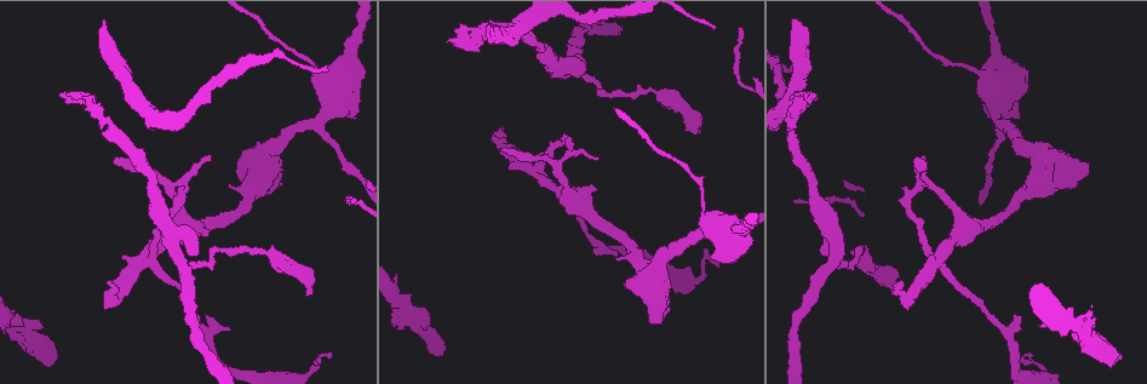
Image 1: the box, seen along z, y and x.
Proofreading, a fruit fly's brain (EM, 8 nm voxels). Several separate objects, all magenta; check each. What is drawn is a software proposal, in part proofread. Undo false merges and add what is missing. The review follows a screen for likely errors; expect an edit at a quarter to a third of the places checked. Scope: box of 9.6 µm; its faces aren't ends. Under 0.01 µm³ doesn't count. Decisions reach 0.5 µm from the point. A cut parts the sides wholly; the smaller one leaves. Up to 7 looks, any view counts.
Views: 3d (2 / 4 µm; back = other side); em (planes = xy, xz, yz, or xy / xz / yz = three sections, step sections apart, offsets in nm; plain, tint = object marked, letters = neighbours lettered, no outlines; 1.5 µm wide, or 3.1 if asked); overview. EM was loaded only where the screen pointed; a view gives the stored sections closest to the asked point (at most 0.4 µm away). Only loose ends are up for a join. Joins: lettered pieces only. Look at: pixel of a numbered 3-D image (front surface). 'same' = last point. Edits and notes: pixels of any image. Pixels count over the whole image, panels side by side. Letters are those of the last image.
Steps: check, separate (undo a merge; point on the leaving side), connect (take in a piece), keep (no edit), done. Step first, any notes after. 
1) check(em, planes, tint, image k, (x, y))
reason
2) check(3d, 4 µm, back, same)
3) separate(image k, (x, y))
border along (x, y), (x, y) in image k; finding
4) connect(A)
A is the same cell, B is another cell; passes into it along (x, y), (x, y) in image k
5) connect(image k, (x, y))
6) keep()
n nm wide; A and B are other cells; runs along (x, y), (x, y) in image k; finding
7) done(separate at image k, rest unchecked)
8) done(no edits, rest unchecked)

check(em, yz, step 4, letters, image 1, (1024, 183))
free end

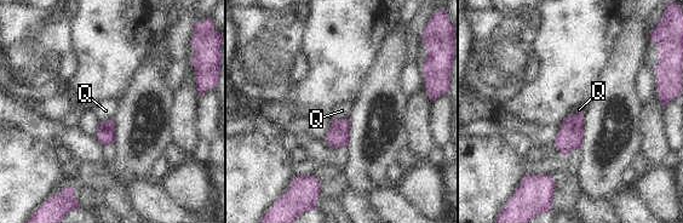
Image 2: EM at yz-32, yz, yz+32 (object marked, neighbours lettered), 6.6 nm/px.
check(em, xz, step 8, letters, same)

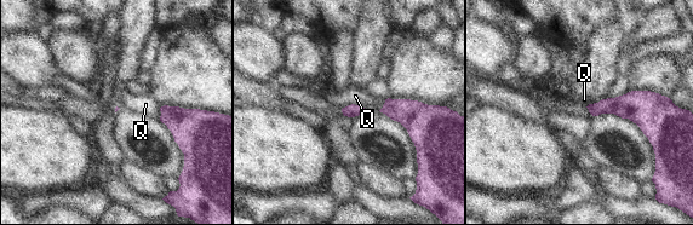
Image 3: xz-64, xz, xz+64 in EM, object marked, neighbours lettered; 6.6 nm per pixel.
keep()
Q is another cell; border along (342, 108), (360, 104), (367, 110) in image 3; none of them fits

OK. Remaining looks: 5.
check(3d, 2 µm, back, image 1, (860, 249))
abrupt turn

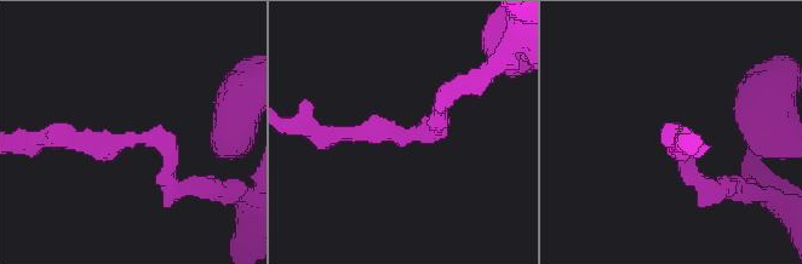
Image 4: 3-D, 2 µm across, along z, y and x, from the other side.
check(em, xy, step 4, letters, image 4, (426, 129))
arms of 160, 170 nm

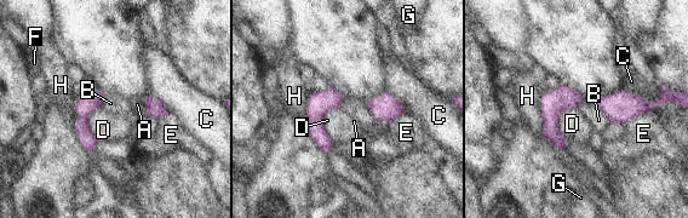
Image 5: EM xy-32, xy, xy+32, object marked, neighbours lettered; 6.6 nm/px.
keep()
A, B, C, D, E, F, G and H are other cells; runs along (99, 93), (82, 113), (90, 148) in image 5; continuous, no second neuron

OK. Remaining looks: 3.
check(em, xz, step 4, tint, image 1, (326, 66))
tapers out

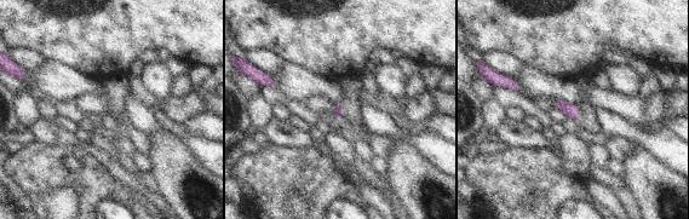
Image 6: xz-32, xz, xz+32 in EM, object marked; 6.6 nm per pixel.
check(em, xy, step 8, letters, same)
cut it another way

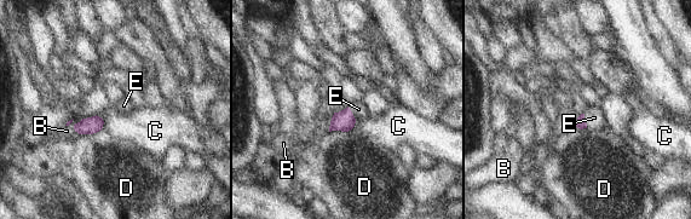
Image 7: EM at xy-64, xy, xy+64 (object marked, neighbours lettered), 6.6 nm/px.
connect(E)
E is the same cell, B, C and D are other cells; passes into it along (344, 120), (351, 113), (358, 109) in image 7; it goes on there

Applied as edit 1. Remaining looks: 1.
done(connect at image 7, rest unchecked)

